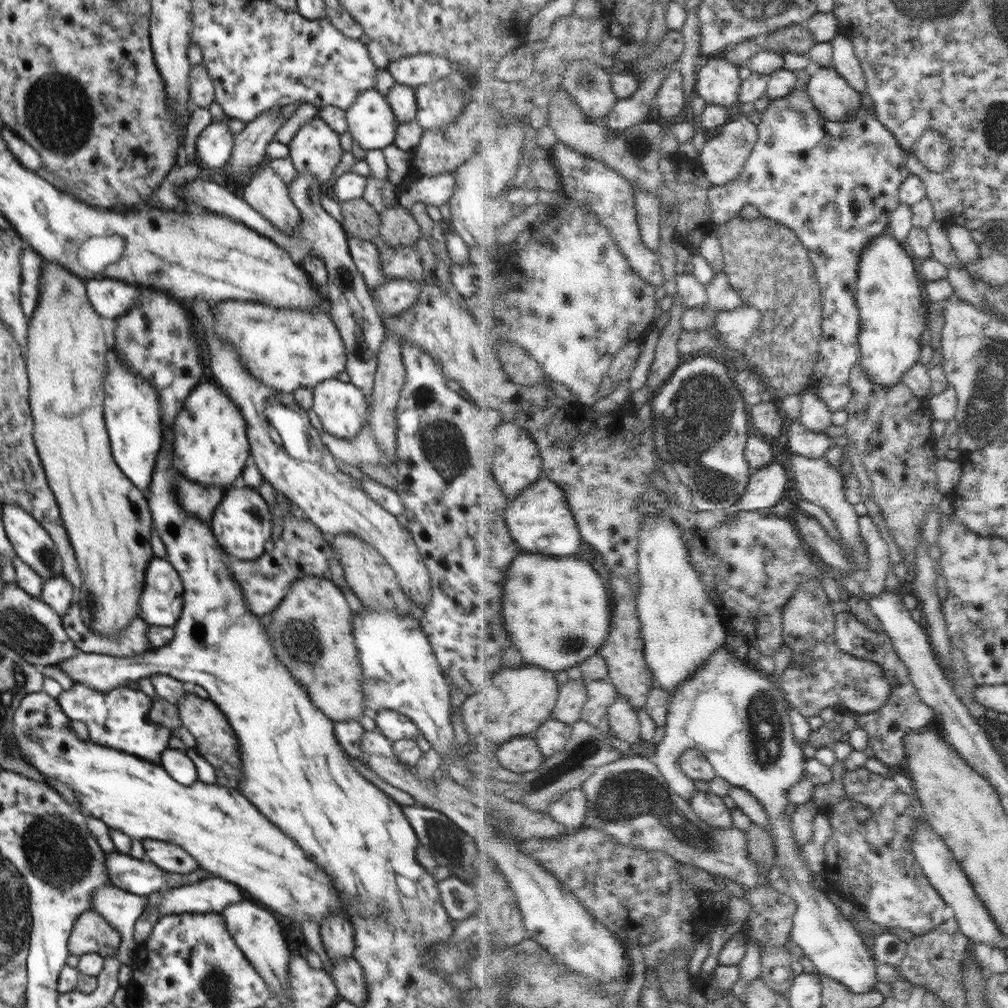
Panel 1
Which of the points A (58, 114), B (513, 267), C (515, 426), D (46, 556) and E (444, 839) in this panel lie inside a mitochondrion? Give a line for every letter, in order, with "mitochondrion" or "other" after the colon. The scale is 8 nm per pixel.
A: mitochondrion
B: other
C: other
D: mitochondrion
E: mitochondrion

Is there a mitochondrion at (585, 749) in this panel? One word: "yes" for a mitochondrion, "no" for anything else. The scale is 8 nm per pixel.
yes

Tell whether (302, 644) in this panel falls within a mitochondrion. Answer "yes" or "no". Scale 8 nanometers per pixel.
yes

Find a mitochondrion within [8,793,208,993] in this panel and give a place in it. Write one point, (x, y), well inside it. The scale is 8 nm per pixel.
(58, 849)

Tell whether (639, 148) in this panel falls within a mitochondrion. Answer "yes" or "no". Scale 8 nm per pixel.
yes

